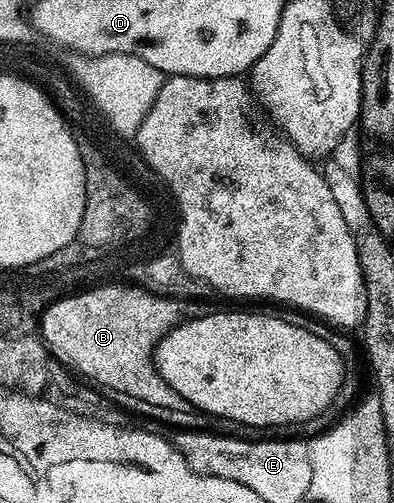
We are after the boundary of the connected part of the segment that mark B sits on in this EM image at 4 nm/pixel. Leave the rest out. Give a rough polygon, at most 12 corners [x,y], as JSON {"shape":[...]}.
{"shape":[[138,284],[54,301],[56,362],[152,409],[185,411],[155,370],[159,329],[207,301]]}

